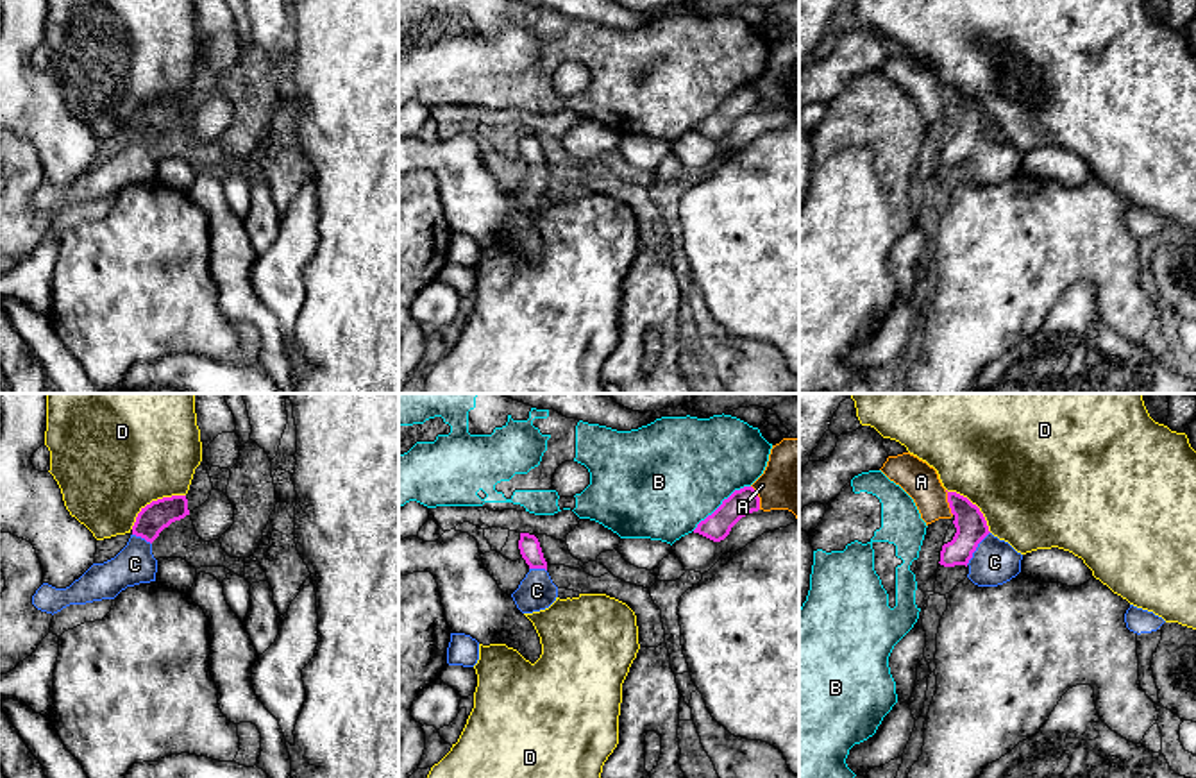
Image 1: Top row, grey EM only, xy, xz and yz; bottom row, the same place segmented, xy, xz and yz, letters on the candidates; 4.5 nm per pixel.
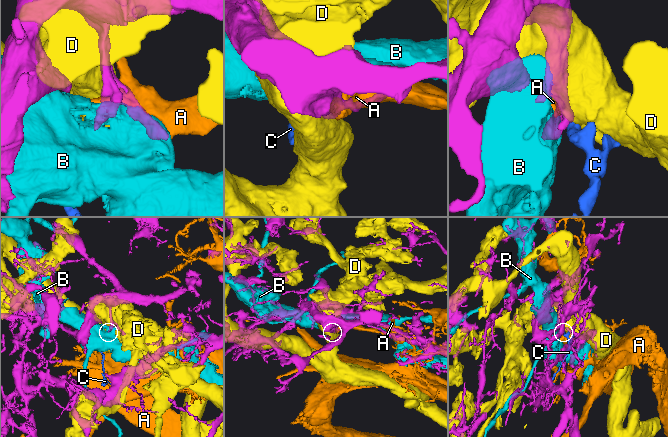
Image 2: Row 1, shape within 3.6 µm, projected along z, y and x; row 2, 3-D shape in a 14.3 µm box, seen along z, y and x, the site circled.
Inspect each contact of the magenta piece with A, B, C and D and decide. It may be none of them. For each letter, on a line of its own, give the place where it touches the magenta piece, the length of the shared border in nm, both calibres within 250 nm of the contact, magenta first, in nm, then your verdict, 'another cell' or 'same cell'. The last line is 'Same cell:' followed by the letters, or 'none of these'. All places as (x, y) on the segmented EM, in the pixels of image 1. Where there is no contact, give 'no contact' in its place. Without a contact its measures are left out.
A: meets magenta in yz at (948, 501); contact 120 nm long; 140 nm thick on the magenta side, 160 nm on the other; another cell
B: meets magenta in xz at (723, 503); contact 340 nm long; 120 nm thick on the magenta side, 480 nm on the other; another cell
C: meets magenta in yz at (977, 546); contact 190 nm long; 140 nm thick on the magenta side, 200 nm on the other; same cell
D: meets magenta in xy at (154, 501); contact 300 nm long; 140 nm thick on the magenta side, 500 nm on the other; another cell
Same cell: C

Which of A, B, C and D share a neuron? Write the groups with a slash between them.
A / B / C / D

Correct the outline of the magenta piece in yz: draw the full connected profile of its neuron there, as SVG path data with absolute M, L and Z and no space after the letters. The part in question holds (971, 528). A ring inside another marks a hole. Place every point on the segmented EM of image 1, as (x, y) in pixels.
M948 492L948 503L956 533L942 545L939 563L965 565L967 578L978 587L998 587L1015 578L1021 572L1023 554L989 531L983 513L967 497Z

